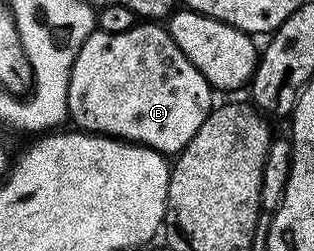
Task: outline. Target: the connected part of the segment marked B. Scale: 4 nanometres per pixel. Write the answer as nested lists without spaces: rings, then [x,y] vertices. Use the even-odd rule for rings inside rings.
[[[137,23],[129,31],[120,33],[93,32],[87,36],[81,51],[76,55],[71,68],[71,78],[67,88],[67,112],[70,120],[76,121],[85,133],[117,137],[156,149],[164,155],[178,155],[197,135],[201,123],[210,115],[213,102],[211,85],[189,63],[189,59],[177,47],[171,34],[159,23]]]

